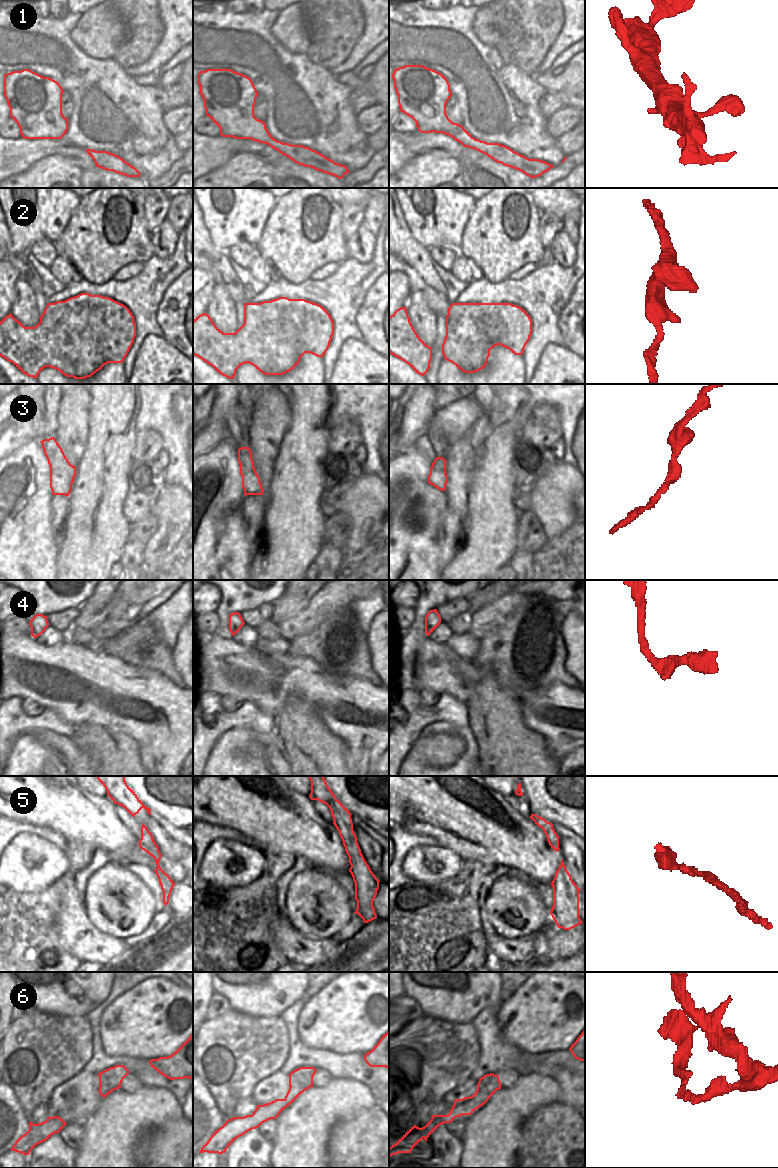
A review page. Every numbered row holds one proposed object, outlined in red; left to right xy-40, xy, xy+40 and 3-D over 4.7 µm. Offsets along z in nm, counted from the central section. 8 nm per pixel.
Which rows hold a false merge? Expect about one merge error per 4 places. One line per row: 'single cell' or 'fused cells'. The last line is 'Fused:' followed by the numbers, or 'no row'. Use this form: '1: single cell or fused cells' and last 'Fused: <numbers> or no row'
1: single cell
2: single cell
3: single cell
4: single cell
5: single cell
6: single cell
Fused: no row

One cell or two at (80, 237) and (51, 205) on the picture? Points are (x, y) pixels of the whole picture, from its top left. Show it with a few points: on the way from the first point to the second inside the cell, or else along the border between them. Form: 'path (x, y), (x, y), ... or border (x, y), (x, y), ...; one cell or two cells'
border (78, 202), (66, 227), (53, 242); two cells

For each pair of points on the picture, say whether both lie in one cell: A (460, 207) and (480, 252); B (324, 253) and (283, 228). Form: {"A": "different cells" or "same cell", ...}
{"A": "different cells", "B": "same cell"}

